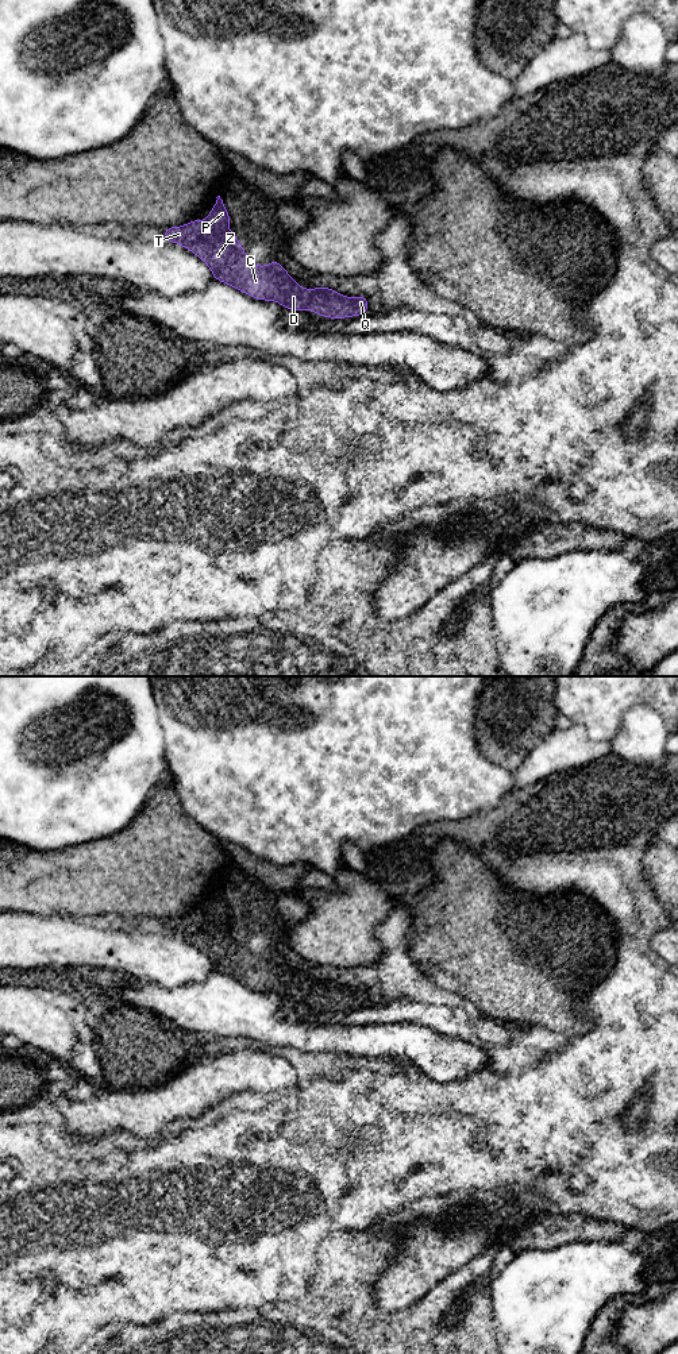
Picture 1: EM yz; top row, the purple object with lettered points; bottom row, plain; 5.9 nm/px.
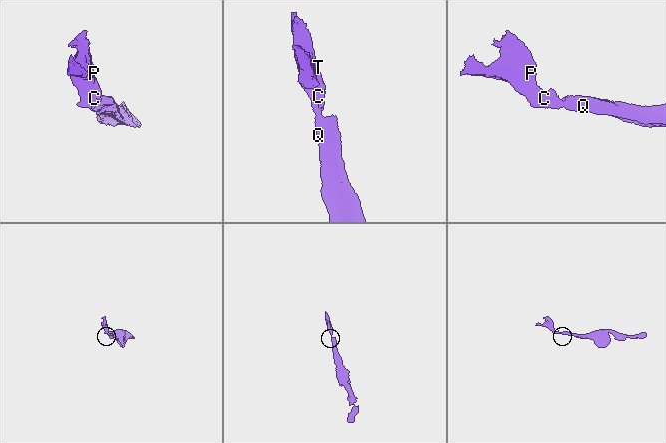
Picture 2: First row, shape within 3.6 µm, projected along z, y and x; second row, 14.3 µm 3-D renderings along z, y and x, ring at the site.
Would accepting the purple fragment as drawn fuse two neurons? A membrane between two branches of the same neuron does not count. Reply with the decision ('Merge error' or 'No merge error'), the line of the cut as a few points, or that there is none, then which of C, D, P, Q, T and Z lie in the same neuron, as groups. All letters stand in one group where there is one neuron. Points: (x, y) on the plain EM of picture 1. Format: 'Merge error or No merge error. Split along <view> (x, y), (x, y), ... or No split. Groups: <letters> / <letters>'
No merge error. No split. Groups: C D P Q T Z

